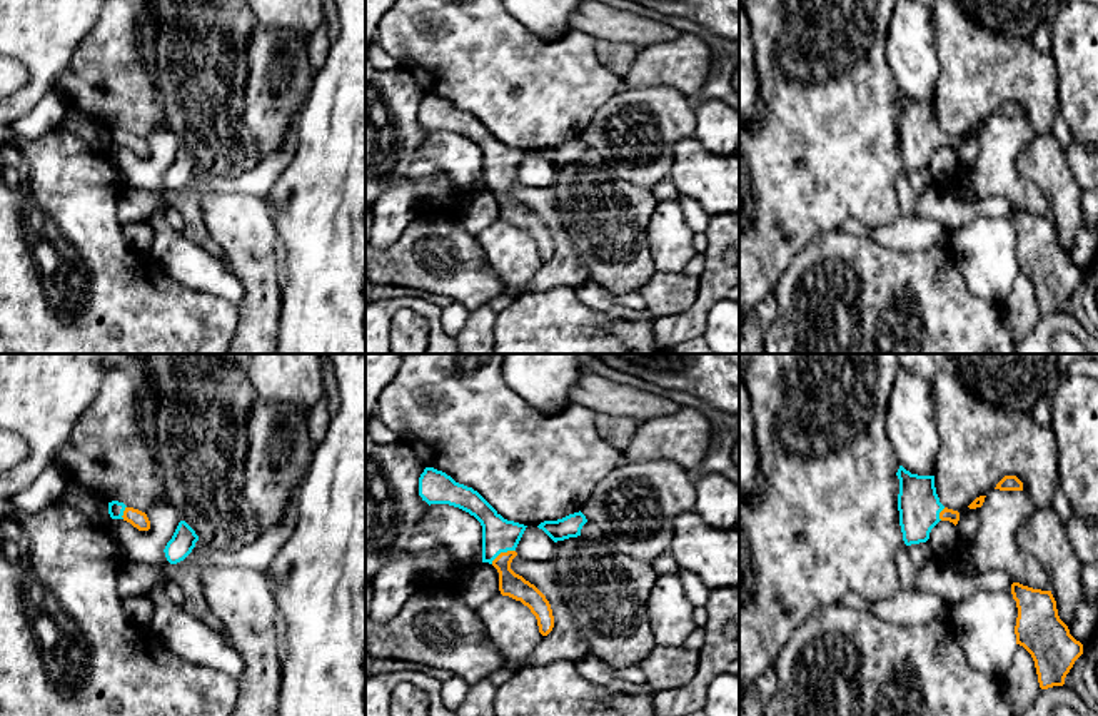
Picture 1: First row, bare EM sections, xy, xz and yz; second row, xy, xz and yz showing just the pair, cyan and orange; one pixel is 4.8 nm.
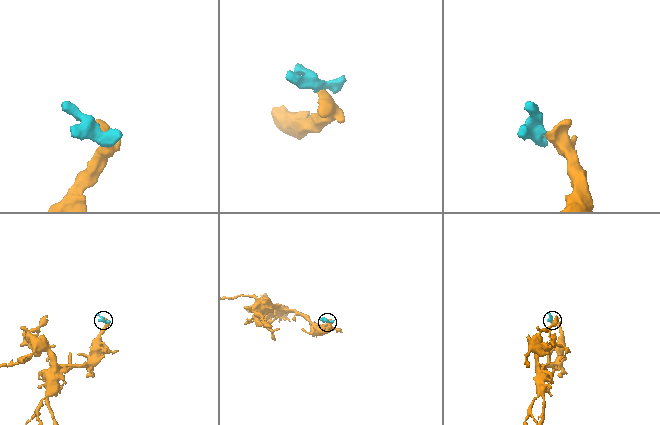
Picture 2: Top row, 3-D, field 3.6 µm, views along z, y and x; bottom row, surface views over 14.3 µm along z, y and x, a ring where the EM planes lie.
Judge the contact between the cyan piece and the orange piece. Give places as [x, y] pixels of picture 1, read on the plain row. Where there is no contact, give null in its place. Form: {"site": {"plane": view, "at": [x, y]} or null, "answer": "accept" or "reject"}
{"site": {"plane": "xz", "at": [503, 177]}, "answer": "accept"}

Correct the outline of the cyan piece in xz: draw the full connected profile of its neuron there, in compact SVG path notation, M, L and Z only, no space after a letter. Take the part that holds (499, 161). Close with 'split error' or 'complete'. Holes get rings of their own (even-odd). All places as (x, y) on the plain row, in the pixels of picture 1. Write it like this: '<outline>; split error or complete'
M426 93L419 103L419 122L431 130L449 130L474 142L482 152L482 189L499 199L499 217L521 227L537 245L539 259L547 262L554 254L554 242L546 222L522 202L511 195L517 182L516 174L527 152L504 145L477 117L456 108L434 93Z; split error

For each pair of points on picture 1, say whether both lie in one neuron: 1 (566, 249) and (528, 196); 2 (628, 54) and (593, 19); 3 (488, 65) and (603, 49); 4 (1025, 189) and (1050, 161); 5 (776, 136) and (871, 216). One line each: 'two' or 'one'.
1: one
2: two
3: two
4: two
5: one

